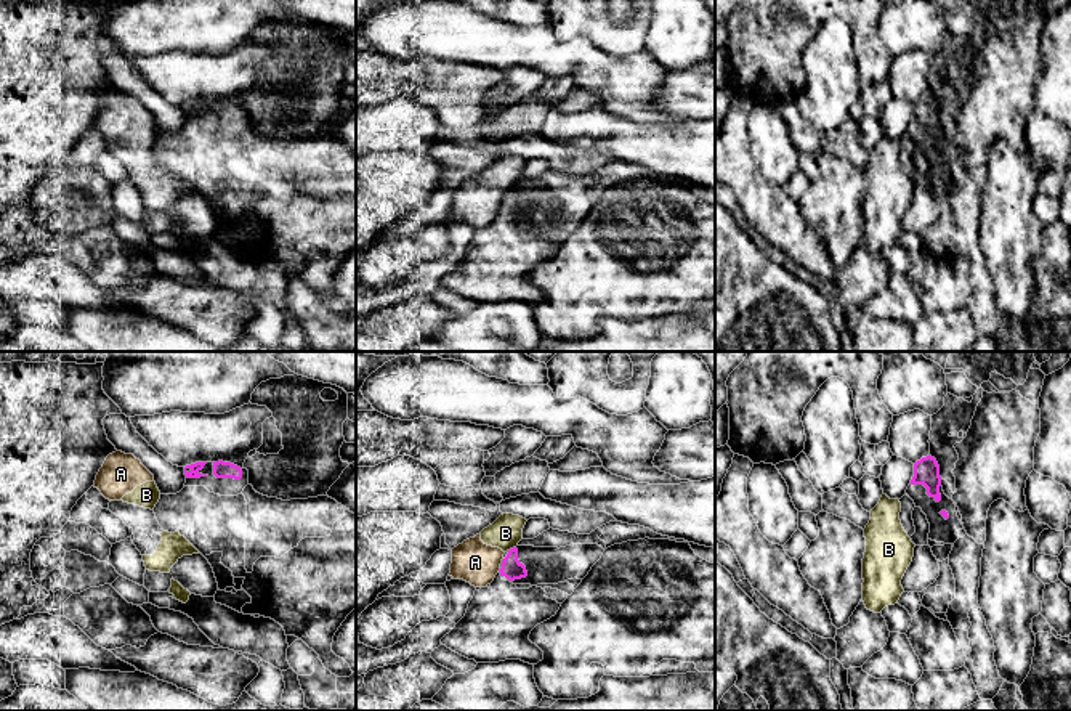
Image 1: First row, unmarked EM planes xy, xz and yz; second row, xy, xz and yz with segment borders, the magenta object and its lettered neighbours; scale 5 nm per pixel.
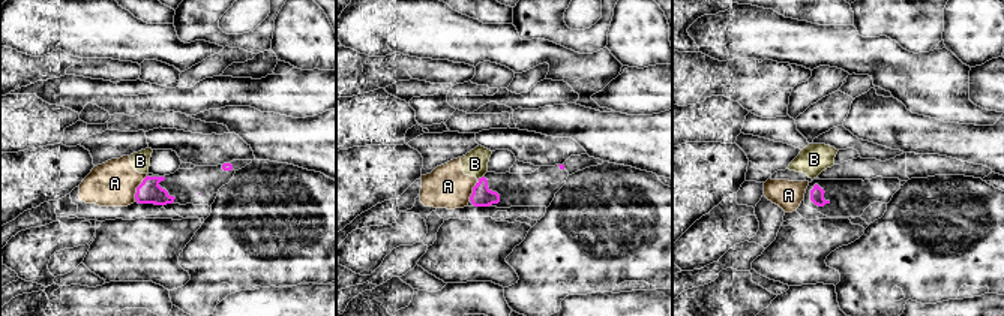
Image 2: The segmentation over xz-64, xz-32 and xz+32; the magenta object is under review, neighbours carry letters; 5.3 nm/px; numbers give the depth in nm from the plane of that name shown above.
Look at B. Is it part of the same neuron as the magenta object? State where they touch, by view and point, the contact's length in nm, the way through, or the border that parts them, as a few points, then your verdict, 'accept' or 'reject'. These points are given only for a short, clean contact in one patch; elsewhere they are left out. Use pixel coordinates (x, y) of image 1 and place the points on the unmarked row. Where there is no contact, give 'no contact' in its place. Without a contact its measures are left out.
xz (513, 188) | 50 nm | along xz (515, 186), (509, 191) | reject

